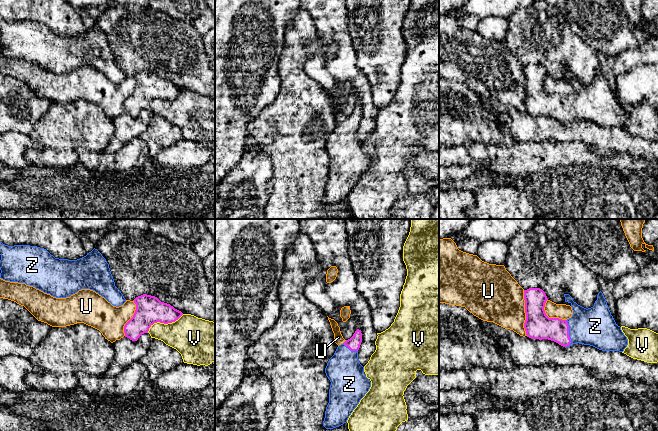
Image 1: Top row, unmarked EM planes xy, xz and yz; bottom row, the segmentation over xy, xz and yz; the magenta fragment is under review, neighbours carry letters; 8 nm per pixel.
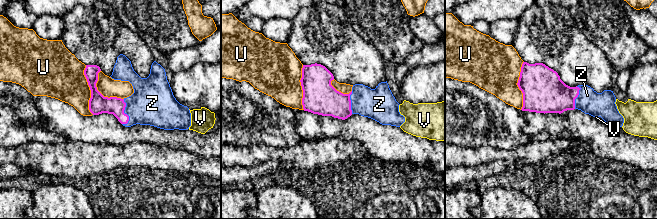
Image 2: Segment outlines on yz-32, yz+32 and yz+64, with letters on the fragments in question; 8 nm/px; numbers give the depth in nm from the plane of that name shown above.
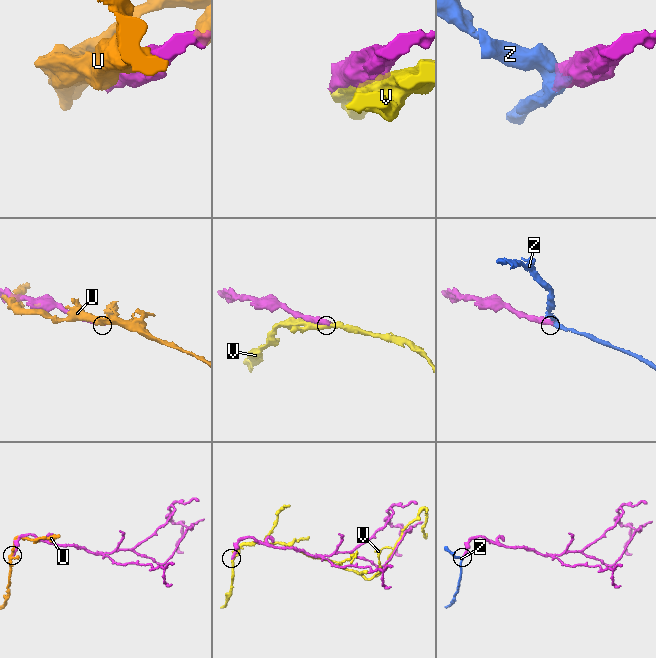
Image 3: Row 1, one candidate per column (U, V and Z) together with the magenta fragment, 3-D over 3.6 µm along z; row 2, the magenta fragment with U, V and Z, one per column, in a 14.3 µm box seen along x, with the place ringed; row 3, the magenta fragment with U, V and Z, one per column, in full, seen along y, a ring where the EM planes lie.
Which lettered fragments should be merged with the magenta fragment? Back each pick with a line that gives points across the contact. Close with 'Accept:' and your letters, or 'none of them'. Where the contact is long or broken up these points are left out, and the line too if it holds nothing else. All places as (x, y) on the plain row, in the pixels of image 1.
Accept: Z

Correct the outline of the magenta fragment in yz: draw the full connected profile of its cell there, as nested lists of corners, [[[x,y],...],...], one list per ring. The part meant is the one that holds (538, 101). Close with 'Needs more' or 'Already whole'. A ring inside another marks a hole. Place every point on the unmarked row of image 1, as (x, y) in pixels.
[[[540,64],[524,66],[526,96],[524,104],[531,115],[548,115],[563,123],[579,119],[602,127],[623,128],[628,115],[611,91],[603,69],[600,67],[591,84],[584,84],[564,70],[571,80],[573,91],[567,96],[549,94],[544,86],[548,76]]]. Needs more

